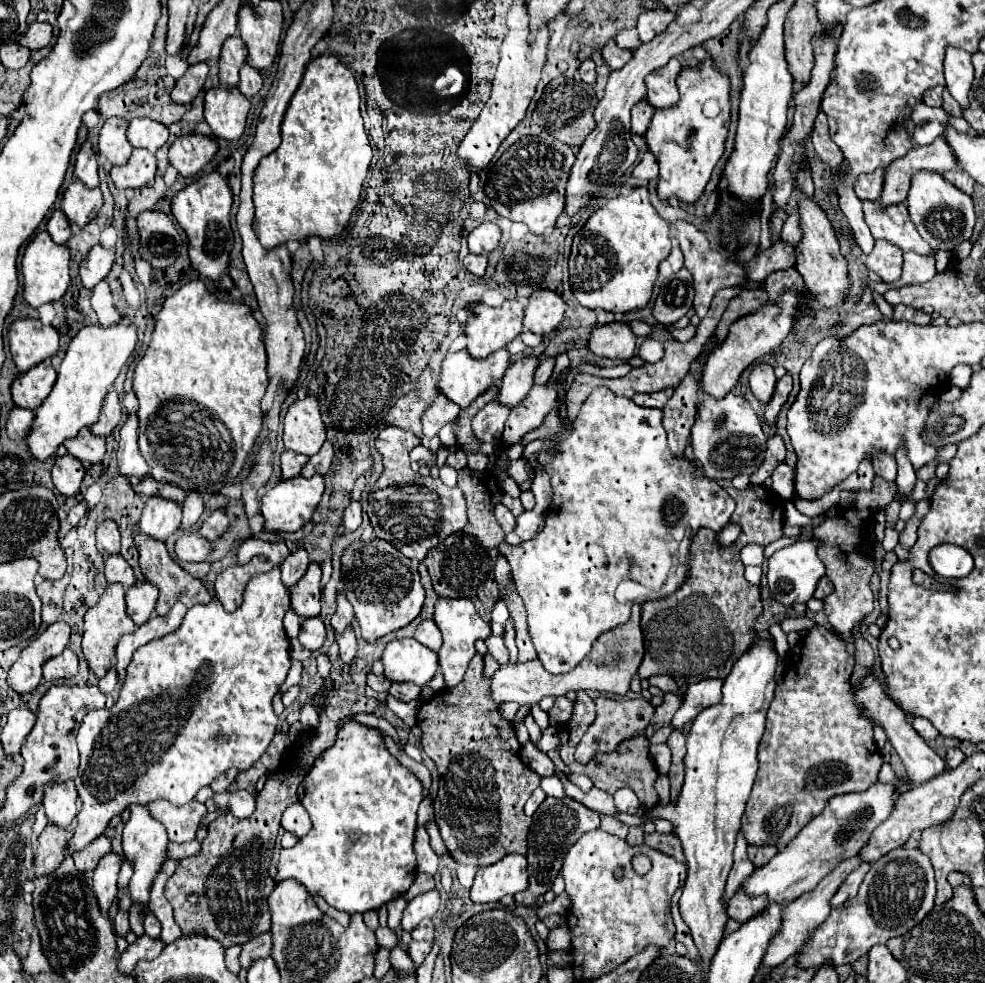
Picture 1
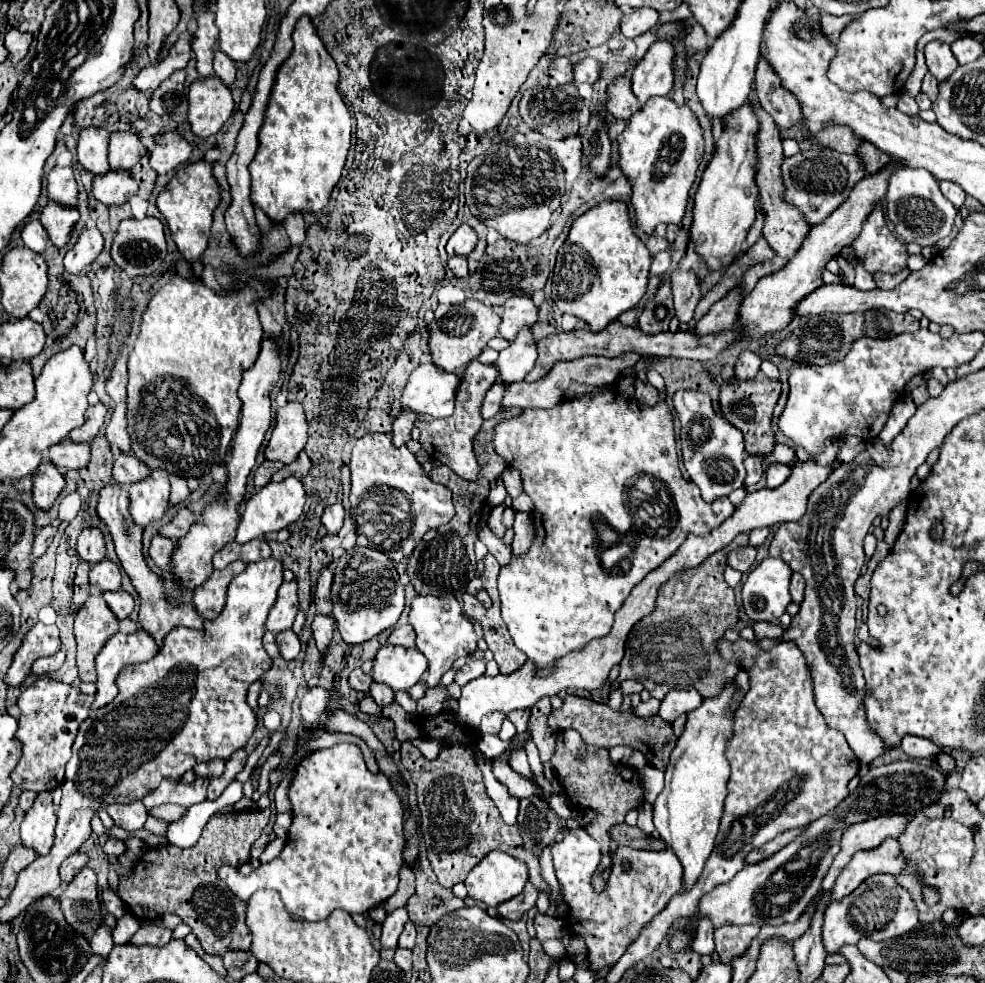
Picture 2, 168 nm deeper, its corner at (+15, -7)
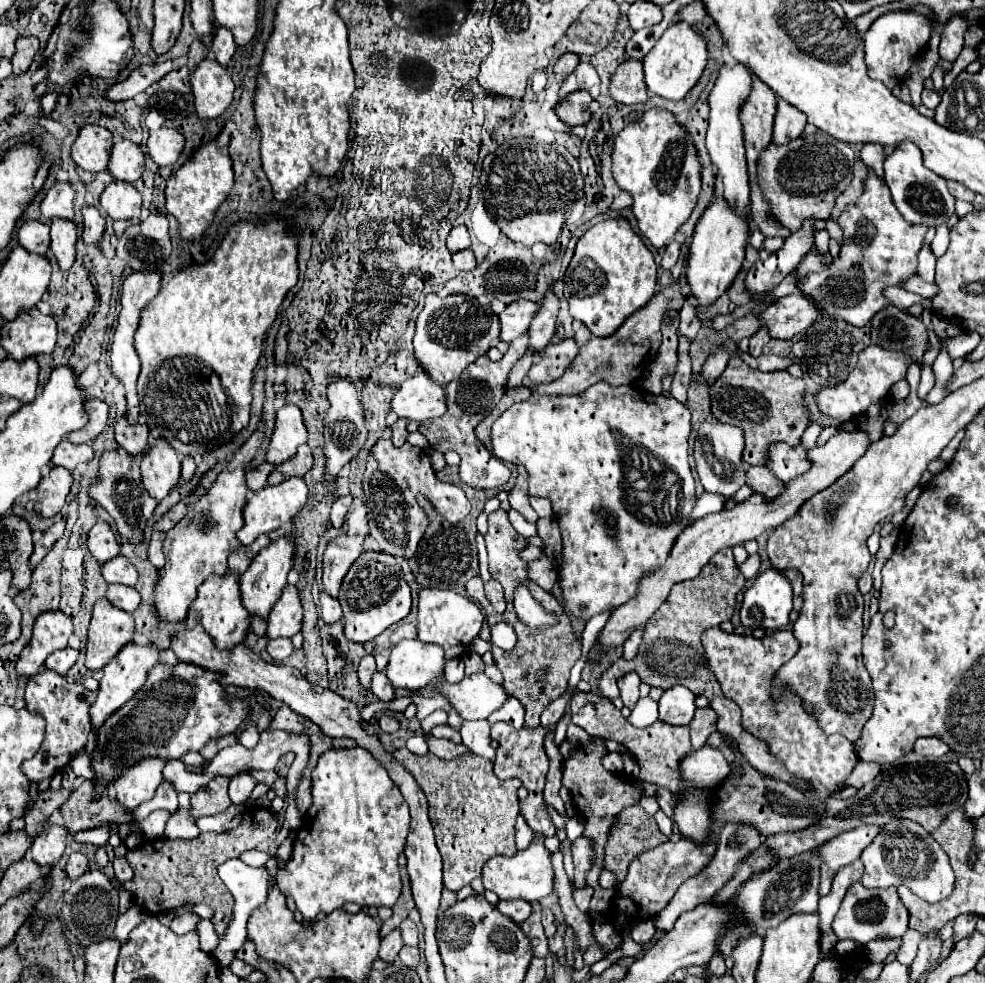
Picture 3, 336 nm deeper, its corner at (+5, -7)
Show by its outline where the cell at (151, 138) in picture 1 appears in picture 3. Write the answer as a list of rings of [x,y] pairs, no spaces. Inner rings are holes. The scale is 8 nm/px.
[[[120,140],[112,146],[108,172],[122,182],[134,184],[144,172],[144,154],[138,144],[130,140]]]

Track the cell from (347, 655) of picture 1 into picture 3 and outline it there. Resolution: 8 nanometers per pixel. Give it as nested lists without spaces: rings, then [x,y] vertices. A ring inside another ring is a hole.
[[[320,592],[320,612],[322,612],[324,622],[336,622],[342,618],[342,608],[338,600],[326,592]]]

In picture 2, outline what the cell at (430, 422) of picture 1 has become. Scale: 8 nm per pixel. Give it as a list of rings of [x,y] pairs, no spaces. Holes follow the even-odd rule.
[[[400,412],[398,414],[398,418],[394,420],[394,424],[392,424],[392,434],[394,434],[394,444],[396,446],[404,446],[404,444],[408,444],[408,440],[412,438],[410,436],[410,432],[412,432],[412,428],[414,428],[414,424],[416,424],[416,420],[418,420],[418,414],[416,412]]]

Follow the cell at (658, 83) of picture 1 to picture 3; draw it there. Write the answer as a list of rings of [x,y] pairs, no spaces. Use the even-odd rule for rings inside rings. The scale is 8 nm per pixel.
[[[676,22],[666,30],[666,34],[662,34],[662,38],[644,58],[646,86],[656,96],[668,100],[682,100],[700,80],[706,68],[706,60],[708,60],[706,38],[700,32],[696,32],[688,22]]]

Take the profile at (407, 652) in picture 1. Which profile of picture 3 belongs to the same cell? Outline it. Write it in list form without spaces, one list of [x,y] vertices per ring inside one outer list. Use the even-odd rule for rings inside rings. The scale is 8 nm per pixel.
[[[406,640],[392,646],[386,676],[394,688],[420,690],[442,676],[444,650],[438,644]]]

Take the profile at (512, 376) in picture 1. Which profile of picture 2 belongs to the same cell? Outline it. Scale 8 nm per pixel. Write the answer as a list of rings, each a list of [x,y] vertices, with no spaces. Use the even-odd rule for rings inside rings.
[[[522,330],[518,338],[500,352],[496,360],[498,378],[502,384],[510,386],[512,382],[520,382],[528,376],[528,372],[534,368],[536,362],[536,342],[532,338],[530,330]]]

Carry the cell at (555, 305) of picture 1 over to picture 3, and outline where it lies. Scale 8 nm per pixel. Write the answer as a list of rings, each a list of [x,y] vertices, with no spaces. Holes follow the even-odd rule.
[[[518,298],[510,302],[506,310],[498,316],[500,318],[500,340],[512,342],[514,338],[522,336],[528,330],[536,312],[538,312],[538,306],[530,300]]]

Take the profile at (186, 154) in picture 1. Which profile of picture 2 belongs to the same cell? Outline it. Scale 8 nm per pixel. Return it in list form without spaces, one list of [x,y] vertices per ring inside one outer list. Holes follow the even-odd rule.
[[[164,132],[154,150],[150,152],[150,166],[158,172],[158,174],[166,174],[170,170],[174,170],[176,166],[184,164],[190,154],[192,154],[192,146],[176,132]]]

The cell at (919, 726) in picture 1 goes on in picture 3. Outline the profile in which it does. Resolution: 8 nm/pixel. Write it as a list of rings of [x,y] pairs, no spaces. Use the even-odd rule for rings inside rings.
[[[918,738],[914,744],[914,752],[927,758],[940,758],[948,752],[950,748],[942,744],[938,738]]]

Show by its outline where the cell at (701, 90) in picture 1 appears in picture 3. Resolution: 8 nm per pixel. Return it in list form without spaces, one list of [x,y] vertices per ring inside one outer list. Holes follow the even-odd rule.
[[[660,108],[646,110],[638,122],[628,124],[616,136],[612,152],[612,176],[620,190],[626,190],[634,198],[632,212],[636,216],[638,228],[654,248],[664,248],[672,240],[674,232],[690,218],[690,212],[696,206],[696,198],[700,192],[700,162],[694,142],[686,134],[686,130],[676,124],[674,116]]]

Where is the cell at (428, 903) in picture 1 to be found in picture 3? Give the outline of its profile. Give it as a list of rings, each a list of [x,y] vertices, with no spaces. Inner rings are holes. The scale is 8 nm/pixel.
[[[392,930],[386,938],[382,938],[378,958],[384,960],[384,962],[394,962],[394,958],[398,956],[398,952],[400,952],[402,946],[404,946],[404,944],[402,944],[402,938],[400,938],[398,930]]]

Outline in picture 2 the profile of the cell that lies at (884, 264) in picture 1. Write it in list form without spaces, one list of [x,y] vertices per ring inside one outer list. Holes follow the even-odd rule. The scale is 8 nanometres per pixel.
[[[904,268],[902,272],[898,274],[886,274],[886,272],[874,272],[874,282],[878,288],[884,288],[884,290],[892,290],[894,286],[898,286],[900,282],[904,282],[908,278],[910,270]]]

